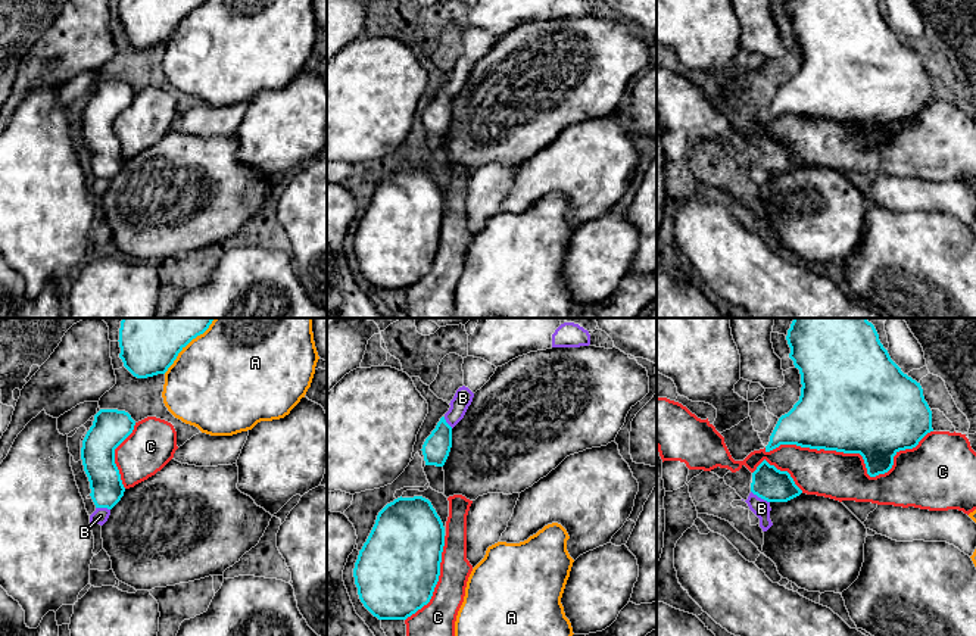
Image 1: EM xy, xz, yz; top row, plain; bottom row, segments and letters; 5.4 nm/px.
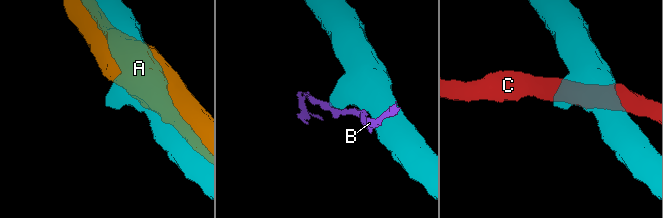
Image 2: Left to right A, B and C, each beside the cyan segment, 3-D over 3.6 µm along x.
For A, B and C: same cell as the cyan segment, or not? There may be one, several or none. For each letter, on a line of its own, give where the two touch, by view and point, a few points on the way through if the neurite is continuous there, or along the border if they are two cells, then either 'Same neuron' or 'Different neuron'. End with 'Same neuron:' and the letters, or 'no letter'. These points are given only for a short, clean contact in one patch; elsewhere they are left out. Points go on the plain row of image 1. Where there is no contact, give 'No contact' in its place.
A: Touches cyan at xy (181, 19). Different neuron
B: Touches cyan at yz (760, 167). Boundary: yz (751, 161), (769, 172). Different neuron
C: Touches cyan at yz (857, 122). Different neuron
Same neuron: no letter

